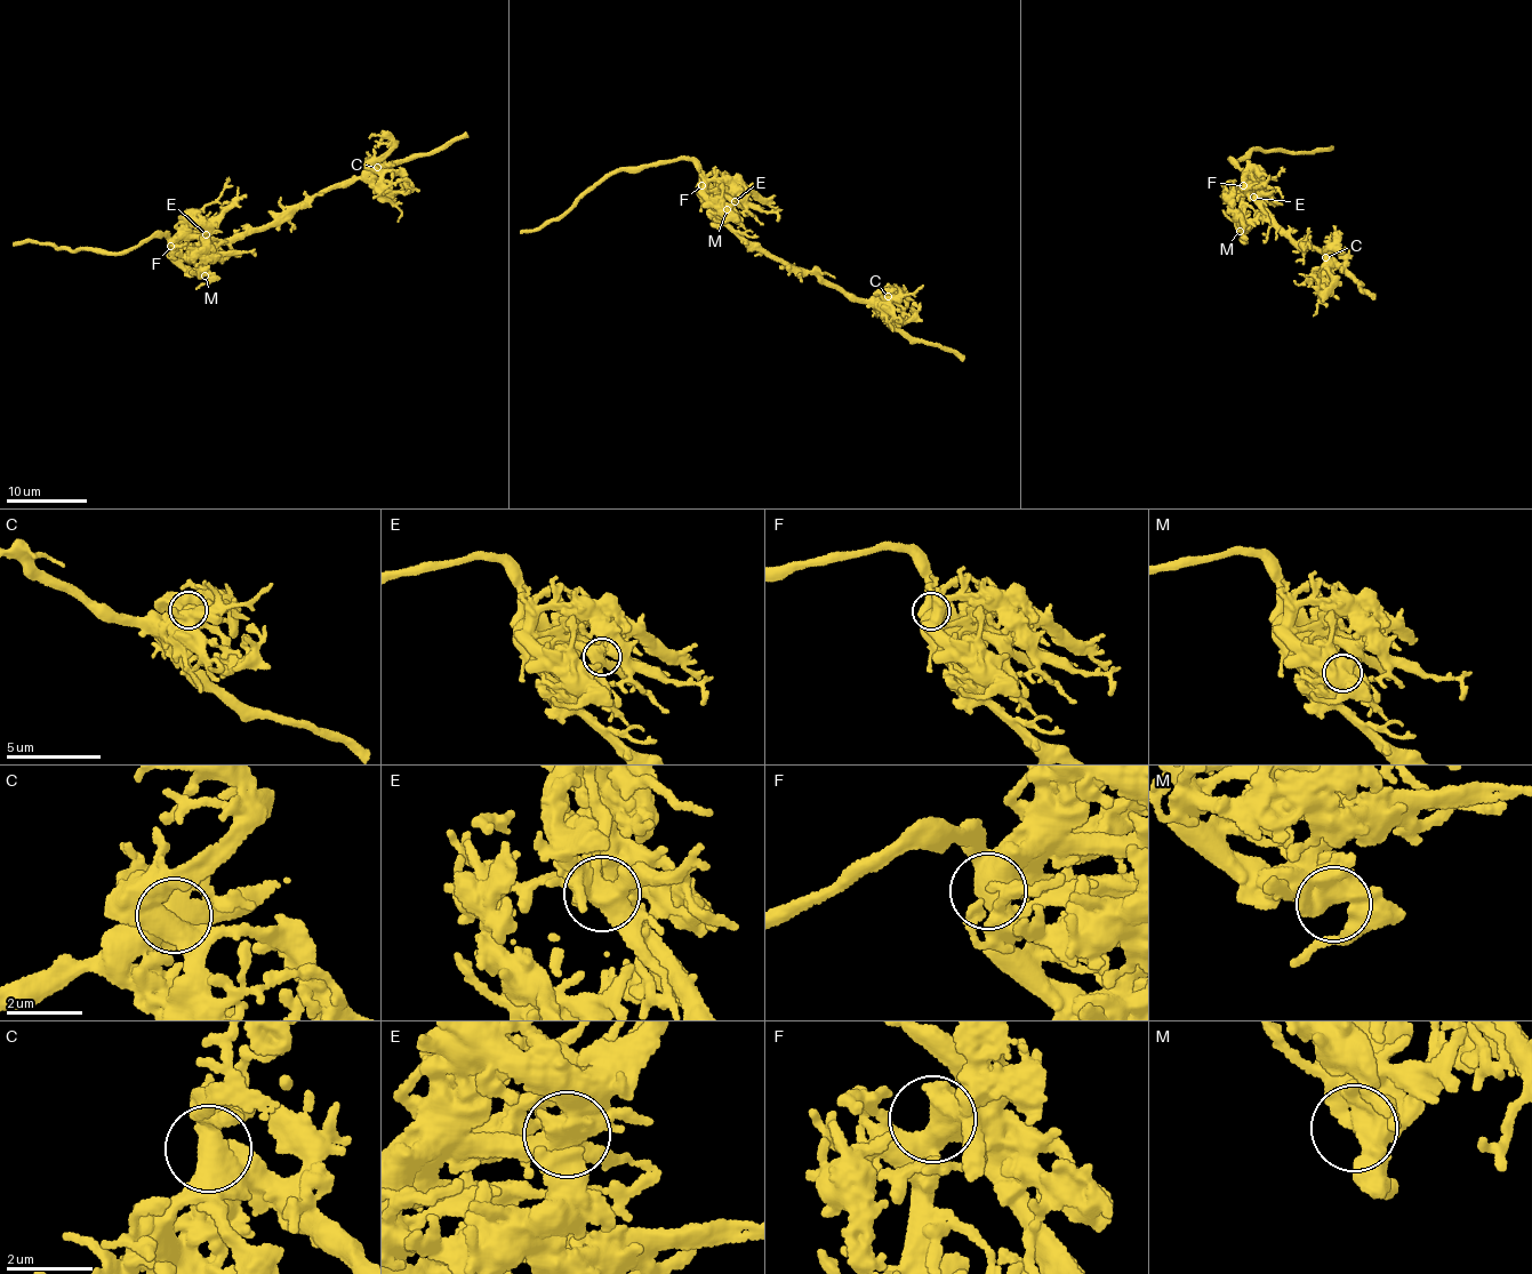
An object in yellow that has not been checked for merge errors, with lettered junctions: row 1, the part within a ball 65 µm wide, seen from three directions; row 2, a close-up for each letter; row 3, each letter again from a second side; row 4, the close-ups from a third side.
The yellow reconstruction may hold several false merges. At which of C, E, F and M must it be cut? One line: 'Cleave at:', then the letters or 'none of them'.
Cleave at: none of them

